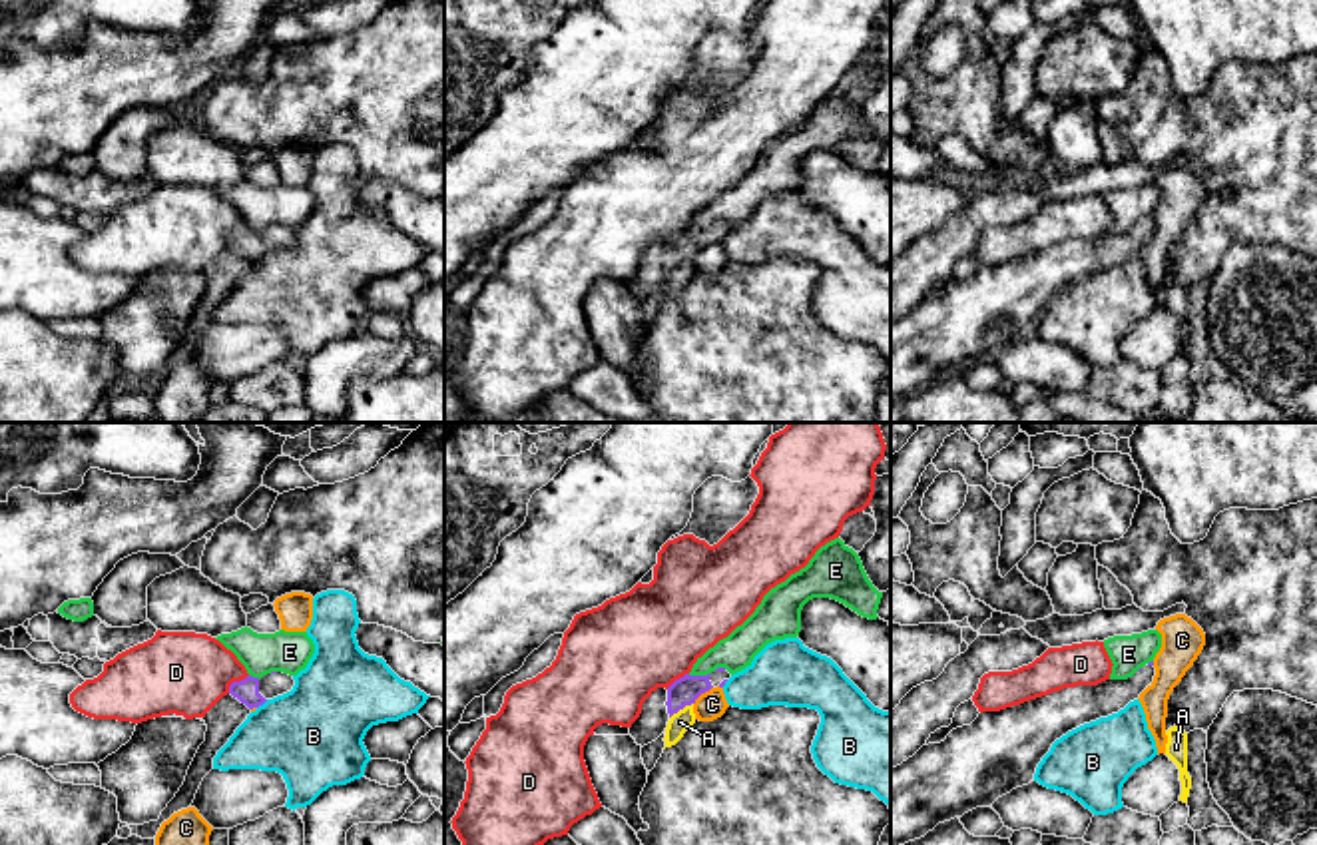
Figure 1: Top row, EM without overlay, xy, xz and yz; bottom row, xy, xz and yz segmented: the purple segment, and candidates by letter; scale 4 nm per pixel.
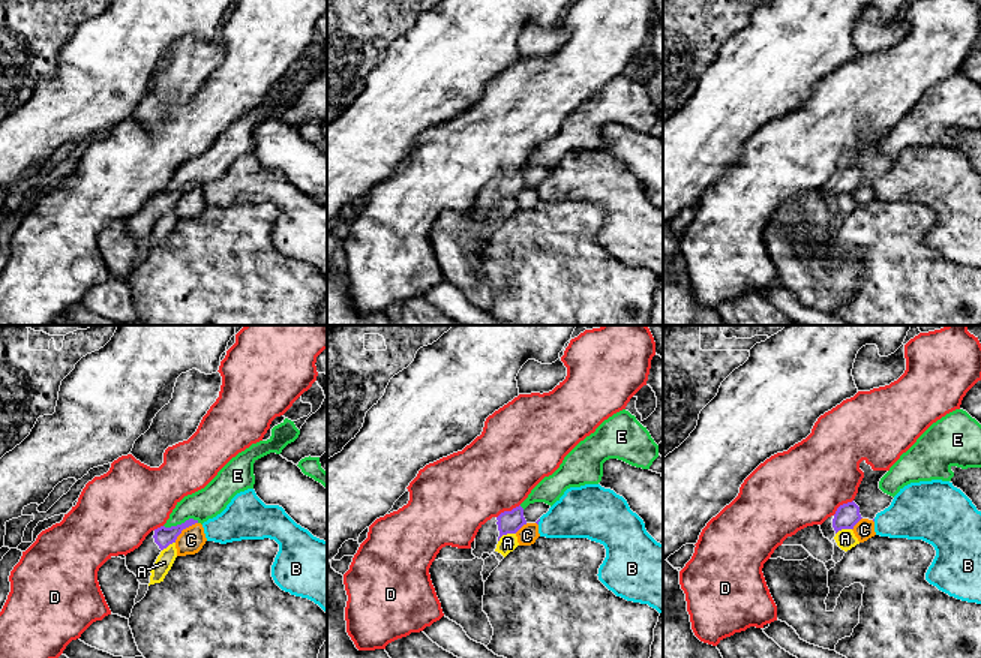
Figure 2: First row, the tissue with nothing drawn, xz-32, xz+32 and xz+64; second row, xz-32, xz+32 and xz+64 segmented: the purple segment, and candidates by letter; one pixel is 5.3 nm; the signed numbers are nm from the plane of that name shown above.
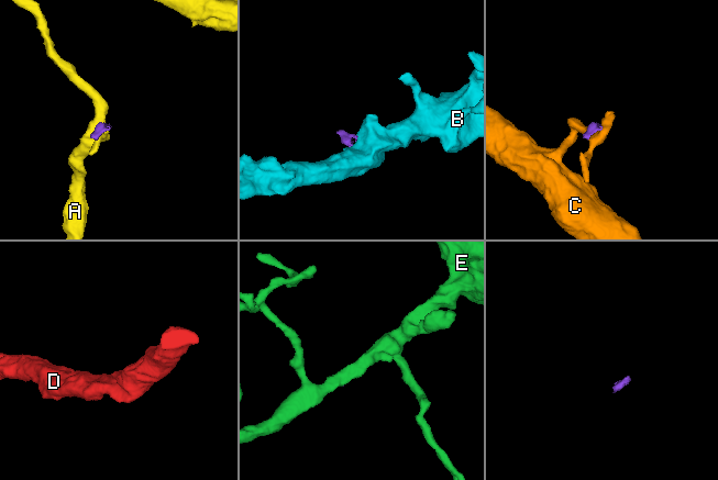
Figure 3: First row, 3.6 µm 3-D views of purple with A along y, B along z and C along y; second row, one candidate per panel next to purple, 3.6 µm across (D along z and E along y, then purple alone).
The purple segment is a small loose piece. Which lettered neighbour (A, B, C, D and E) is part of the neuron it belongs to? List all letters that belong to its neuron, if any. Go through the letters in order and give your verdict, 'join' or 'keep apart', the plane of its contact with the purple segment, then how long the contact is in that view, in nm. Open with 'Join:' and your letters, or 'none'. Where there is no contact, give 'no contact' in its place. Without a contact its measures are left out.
Join: none
A: keep apart | xz | 120 nm
B: keep apart | xy | 60 nm
C: keep apart | xz | 110 nm
D: keep apart | xy | 120 nm
E: keep apart | xz | 100 nm

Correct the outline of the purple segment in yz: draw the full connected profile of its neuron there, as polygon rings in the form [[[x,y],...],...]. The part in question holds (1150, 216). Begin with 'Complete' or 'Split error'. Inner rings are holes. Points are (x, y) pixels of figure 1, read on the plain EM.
Split error. [[[1150,215],[1128,233],[1064,241],[1000,265],[982,265],[944,295],[922,299],[891,321],[891,403],[1028,339],[1056,293],[1118,267],[1152,239],[1154,229]]]

